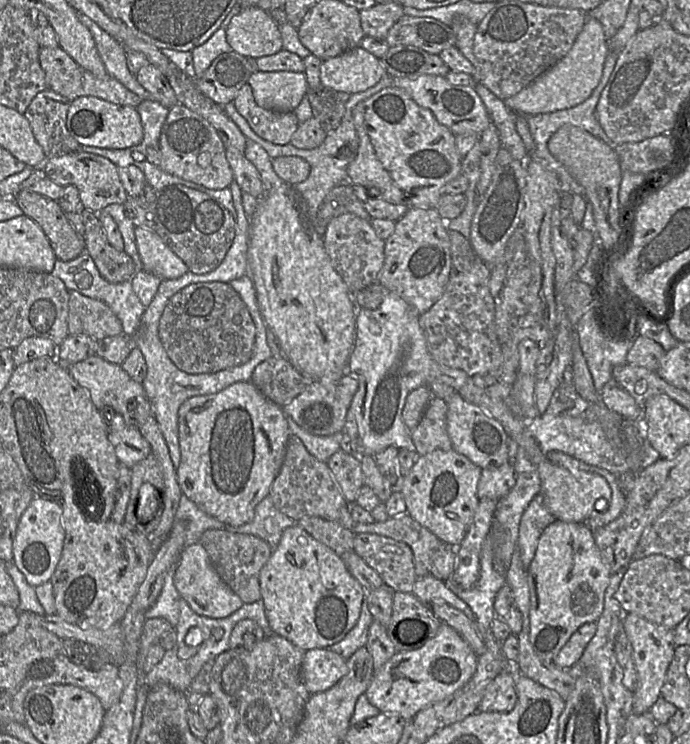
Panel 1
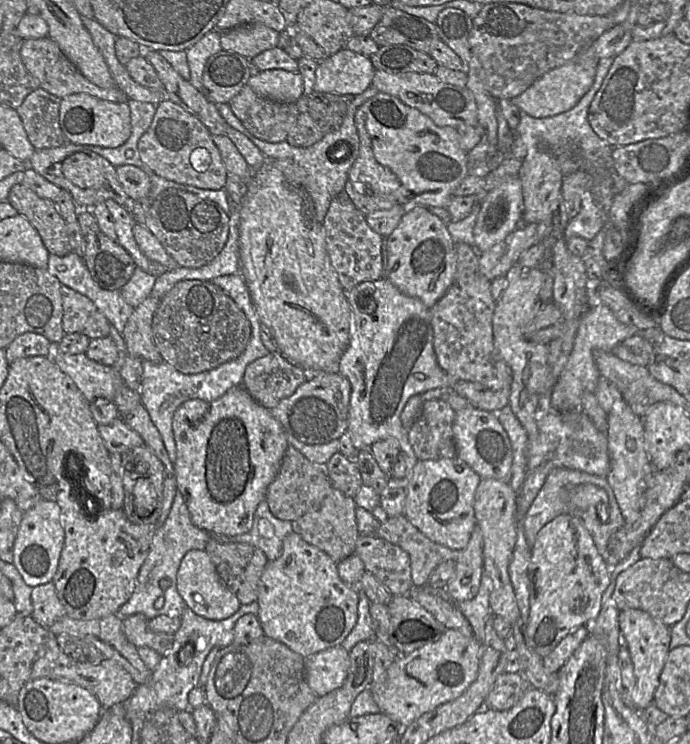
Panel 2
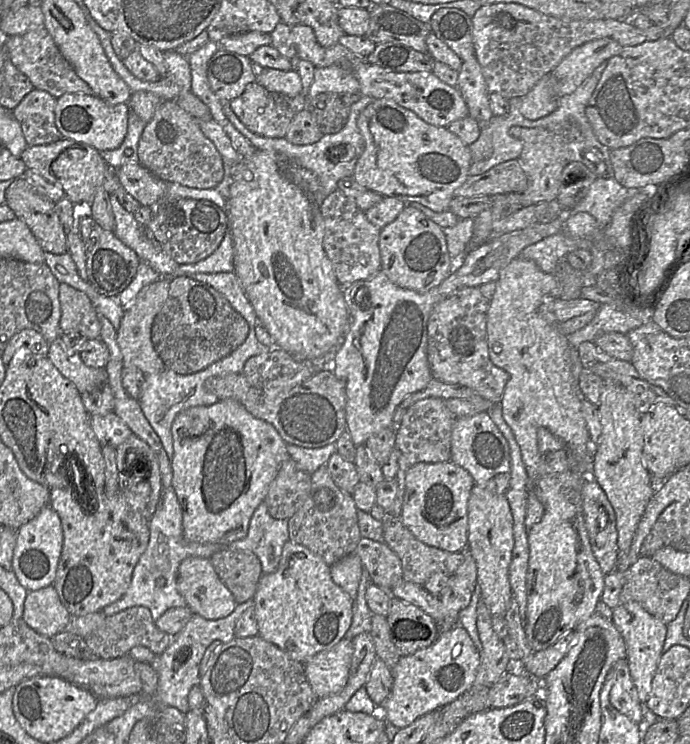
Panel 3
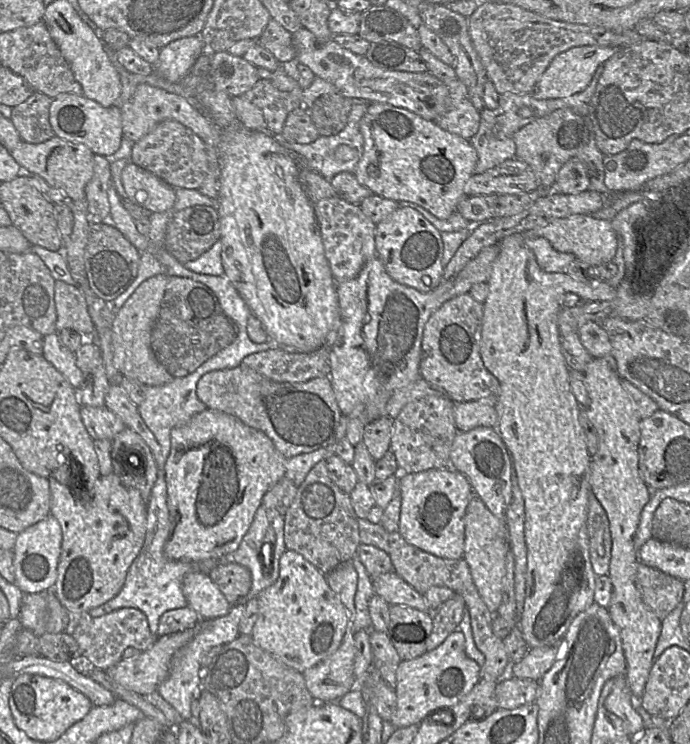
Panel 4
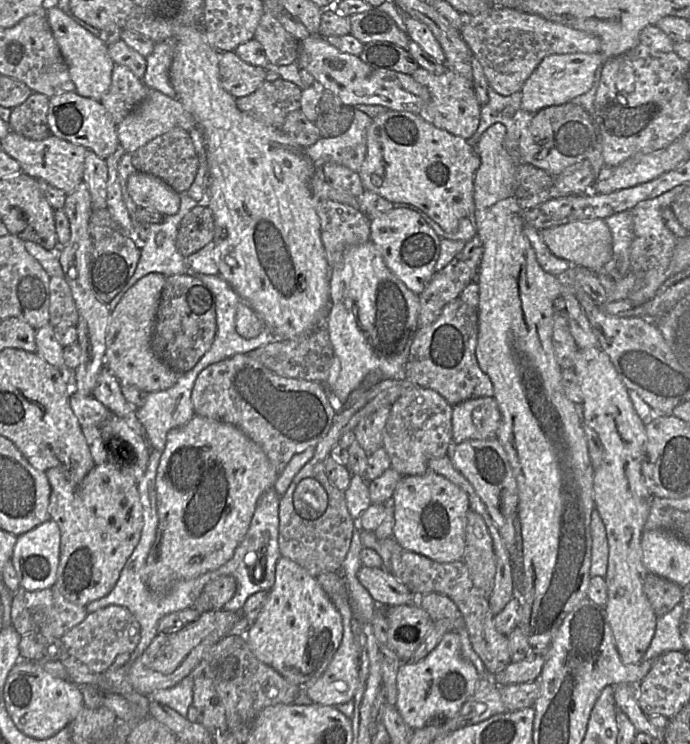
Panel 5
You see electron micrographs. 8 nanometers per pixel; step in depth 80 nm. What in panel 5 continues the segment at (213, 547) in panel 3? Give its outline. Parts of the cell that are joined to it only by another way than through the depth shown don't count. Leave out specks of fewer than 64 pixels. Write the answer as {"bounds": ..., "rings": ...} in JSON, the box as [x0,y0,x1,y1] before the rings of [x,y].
{"bounds":[86,450,205,660],"rings":[[[151,450],[146,472],[138,483],[138,491],[143,508],[143,529],[140,541],[132,555],[128,558],[112,591],[108,595],[95,600],[86,606],[88,613],[105,608],[109,605],[124,606],[131,611],[138,620],[141,628],[141,638],[136,649],[131,653],[131,660],[138,658],[148,648],[153,639],[159,633],[158,624],[165,615],[189,607],[194,607],[195,602],[205,587],[205,583],[196,583],[196,578],[182,579],[174,582],[166,592],[154,593],[145,583],[145,564],[155,541],[159,522],[157,511],[156,474],[160,458],[161,452]]]}

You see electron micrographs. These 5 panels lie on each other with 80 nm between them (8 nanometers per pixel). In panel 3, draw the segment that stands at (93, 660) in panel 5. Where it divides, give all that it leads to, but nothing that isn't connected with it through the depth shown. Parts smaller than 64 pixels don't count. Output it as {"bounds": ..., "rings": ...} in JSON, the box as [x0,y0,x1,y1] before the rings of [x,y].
{"bounds":[84,606,172,659],"rings":[[[134,606],[107,616],[104,623],[84,638],[94,658],[114,659],[128,655],[136,646],[149,648],[155,655],[161,655],[170,645],[172,636],[159,630],[149,609]]]}

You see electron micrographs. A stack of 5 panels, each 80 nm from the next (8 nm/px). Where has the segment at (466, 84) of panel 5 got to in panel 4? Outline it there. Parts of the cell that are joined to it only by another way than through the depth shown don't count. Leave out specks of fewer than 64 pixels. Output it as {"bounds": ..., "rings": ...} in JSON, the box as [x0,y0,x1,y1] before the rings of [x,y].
{"bounds":[435,78,480,141],"rings":[[[458,78],[443,83],[449,90],[449,107],[435,122],[443,130],[469,141],[479,130],[480,112],[471,103],[466,86]]]}

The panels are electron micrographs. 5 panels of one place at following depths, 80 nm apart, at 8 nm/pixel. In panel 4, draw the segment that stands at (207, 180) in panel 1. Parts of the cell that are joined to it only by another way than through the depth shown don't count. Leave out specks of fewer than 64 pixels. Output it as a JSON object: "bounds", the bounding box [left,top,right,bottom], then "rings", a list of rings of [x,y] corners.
{"bounds":[130,120,209,190],"rings":[[[164,120],[158,123],[151,132],[135,142],[130,161],[174,188],[199,190],[209,171],[204,141],[190,128],[175,120]]]}

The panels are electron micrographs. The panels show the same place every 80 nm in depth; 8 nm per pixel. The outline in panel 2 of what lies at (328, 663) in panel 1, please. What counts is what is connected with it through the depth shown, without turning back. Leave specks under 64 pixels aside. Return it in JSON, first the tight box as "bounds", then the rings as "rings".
{"bounds":[305,645,350,697],"rings":[[[341,645],[305,658],[305,679],[317,697],[341,687],[350,666],[349,652]]]}

